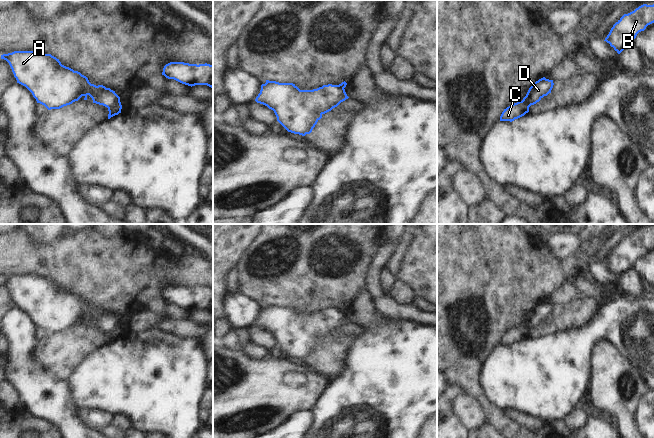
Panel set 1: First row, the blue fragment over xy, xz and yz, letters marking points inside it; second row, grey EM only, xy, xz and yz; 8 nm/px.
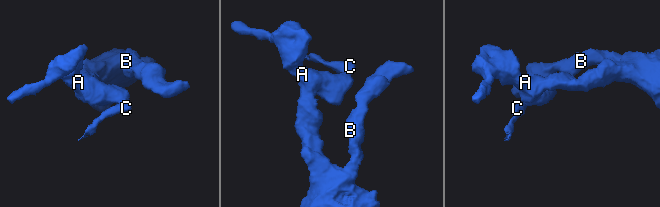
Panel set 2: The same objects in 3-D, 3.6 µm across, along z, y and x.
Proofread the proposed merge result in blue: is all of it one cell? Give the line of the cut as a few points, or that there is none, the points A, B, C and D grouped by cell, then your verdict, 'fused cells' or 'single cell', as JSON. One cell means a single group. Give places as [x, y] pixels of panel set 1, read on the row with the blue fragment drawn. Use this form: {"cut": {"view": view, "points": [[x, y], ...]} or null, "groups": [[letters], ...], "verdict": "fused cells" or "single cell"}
{"cut": {"view": "xy", "points": [[119, 101], [107, 107]]}, "groups": [["A", "B", "D"], ["C"]], "verdict": "fused cells"}

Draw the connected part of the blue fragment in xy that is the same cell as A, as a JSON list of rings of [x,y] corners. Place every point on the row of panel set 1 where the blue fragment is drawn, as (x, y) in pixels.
[[[14,51],[1,55],[6,60],[17,80],[25,86],[48,110],[60,109],[89,95],[93,103],[111,107],[120,102],[115,91],[103,85],[91,84],[78,71],[61,64],[51,54],[38,51]]]

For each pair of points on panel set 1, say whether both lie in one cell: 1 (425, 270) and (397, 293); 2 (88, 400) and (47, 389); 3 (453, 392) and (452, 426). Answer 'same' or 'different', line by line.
1: different
2: different
3: same

